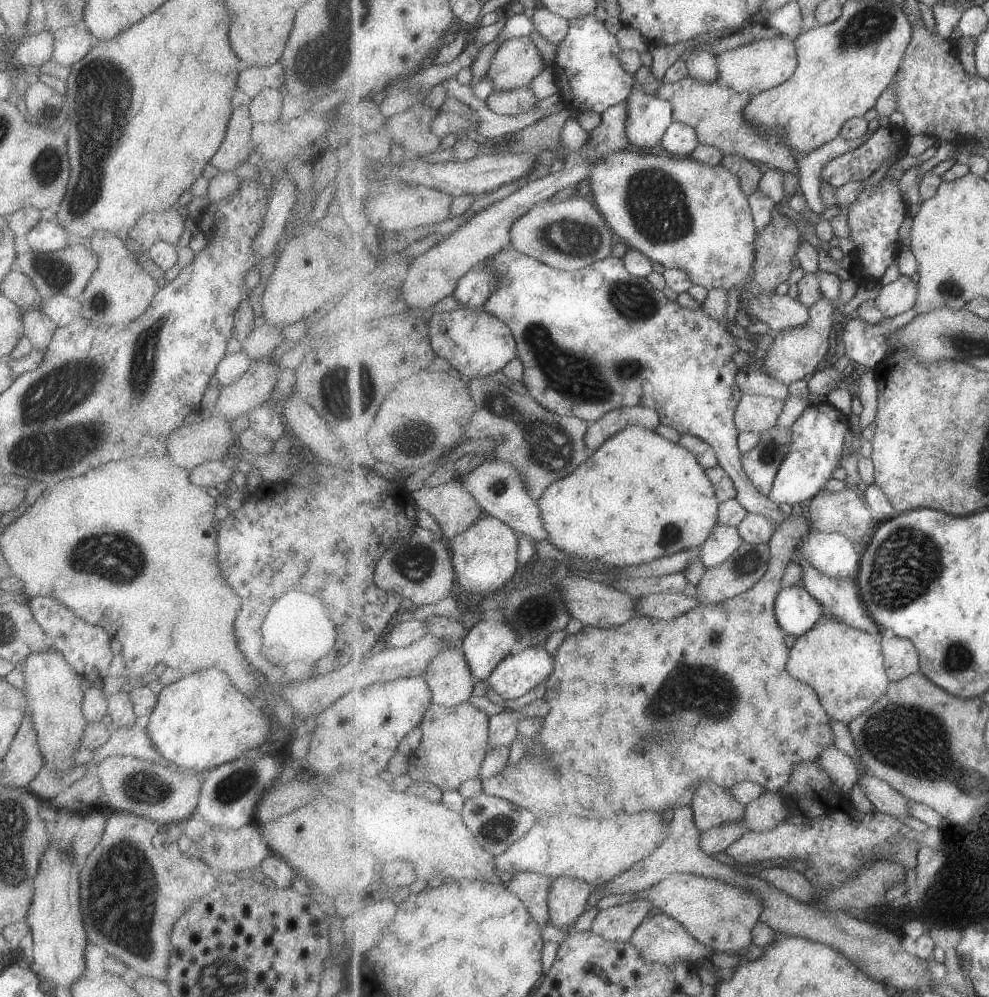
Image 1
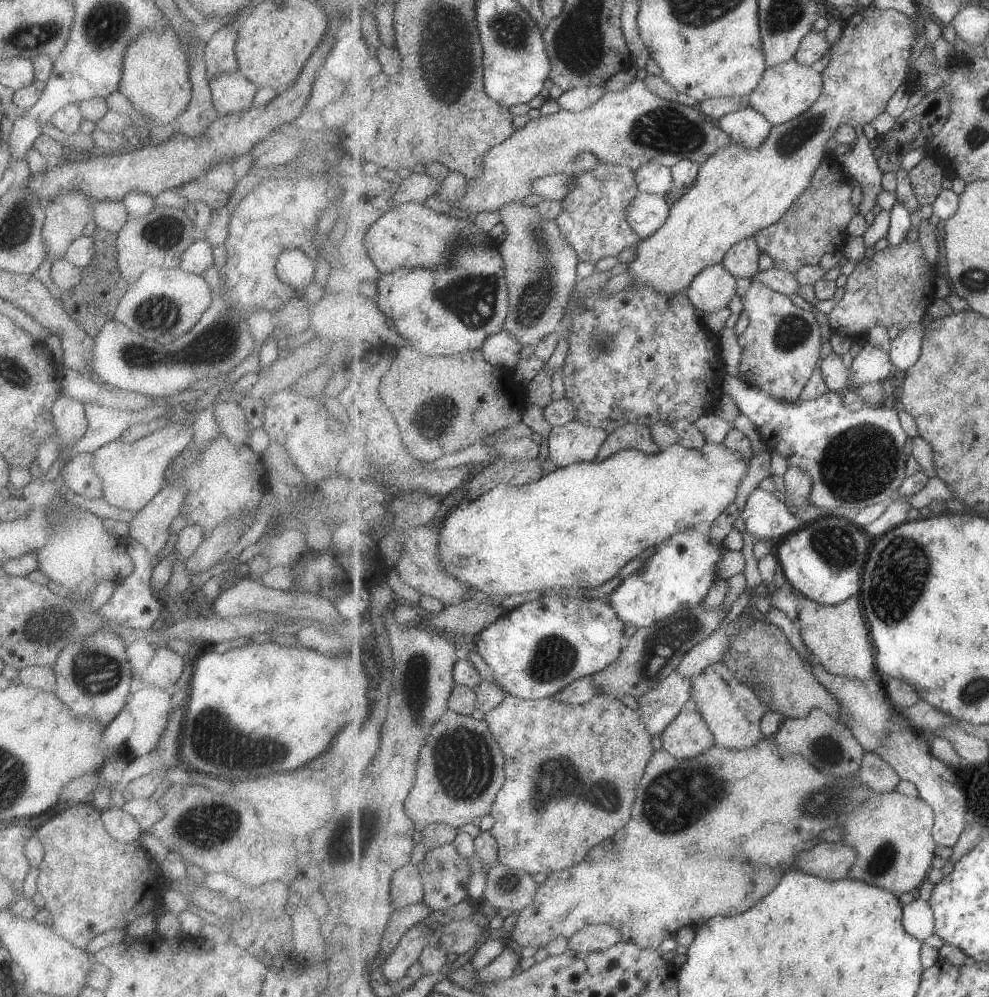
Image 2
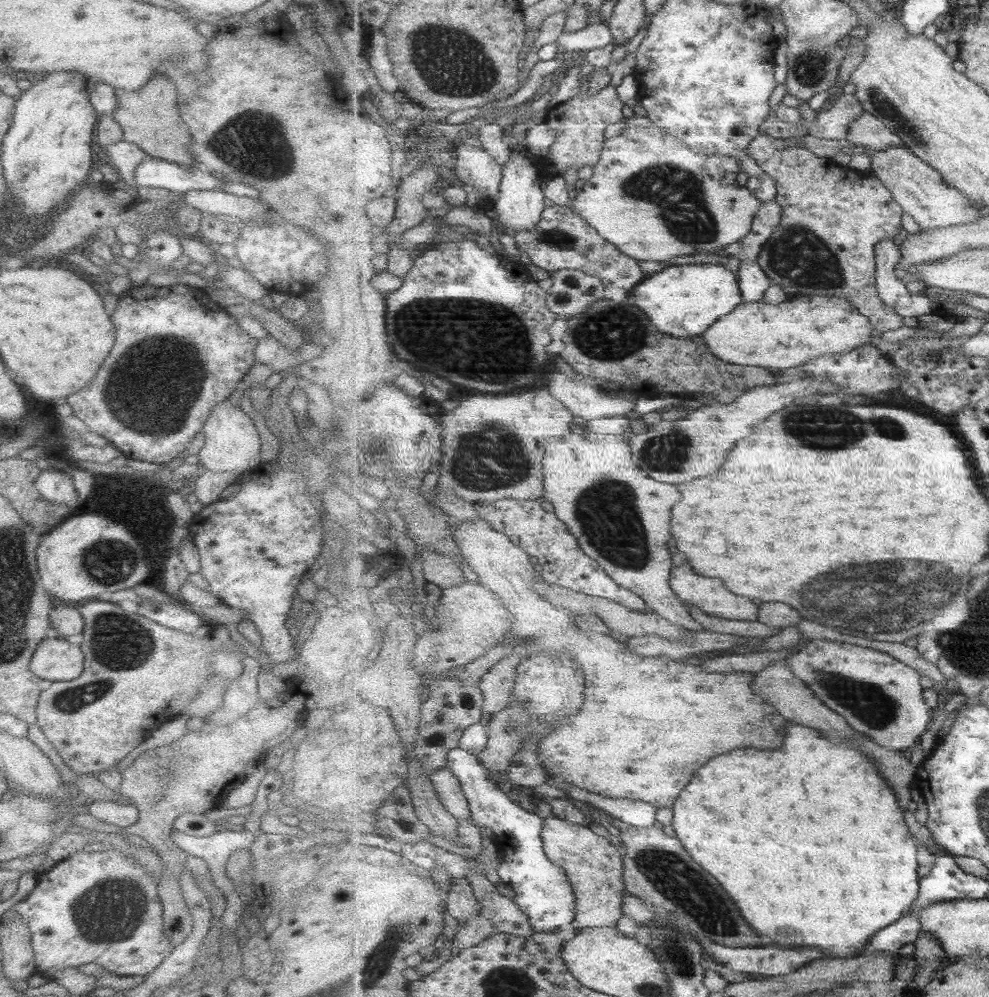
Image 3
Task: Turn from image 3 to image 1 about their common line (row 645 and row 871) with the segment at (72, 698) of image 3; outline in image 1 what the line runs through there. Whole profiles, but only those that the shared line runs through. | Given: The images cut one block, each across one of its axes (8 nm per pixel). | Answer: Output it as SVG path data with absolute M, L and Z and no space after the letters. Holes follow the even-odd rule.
M108 812L107 820L95 848L82 860L79 873L79 902L86 940L101 946L109 956L121 960L139 977L164 981L169 962L169 942L173 922L201 896L209 894L218 879L205 862L181 852L167 836L166 825L135 816L129 812Z

